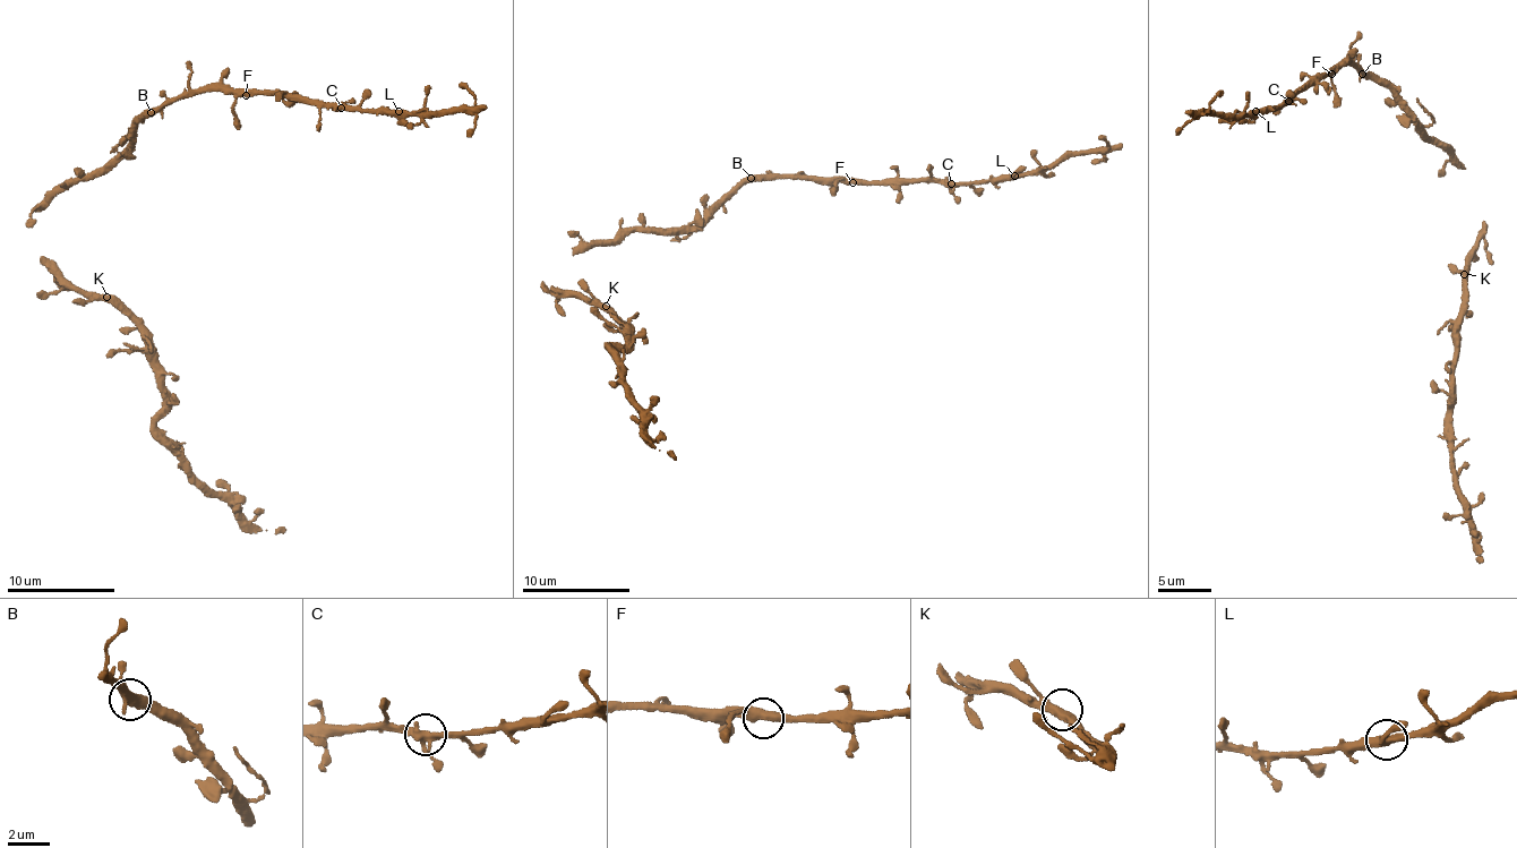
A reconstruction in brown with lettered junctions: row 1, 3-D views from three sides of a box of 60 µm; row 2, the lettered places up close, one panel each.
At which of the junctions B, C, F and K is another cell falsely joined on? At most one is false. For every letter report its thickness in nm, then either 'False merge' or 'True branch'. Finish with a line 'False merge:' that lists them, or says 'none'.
B: Thickness 360 nm. True branch
C: Thickness 360 nm. True branch
F: Thickness 400 nm. True branch
K: Thickness 360 nm. True branch
False merge: none

